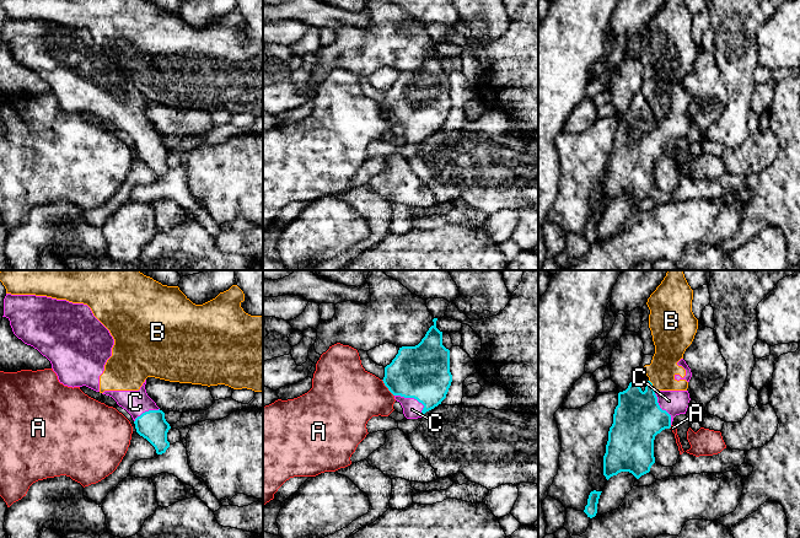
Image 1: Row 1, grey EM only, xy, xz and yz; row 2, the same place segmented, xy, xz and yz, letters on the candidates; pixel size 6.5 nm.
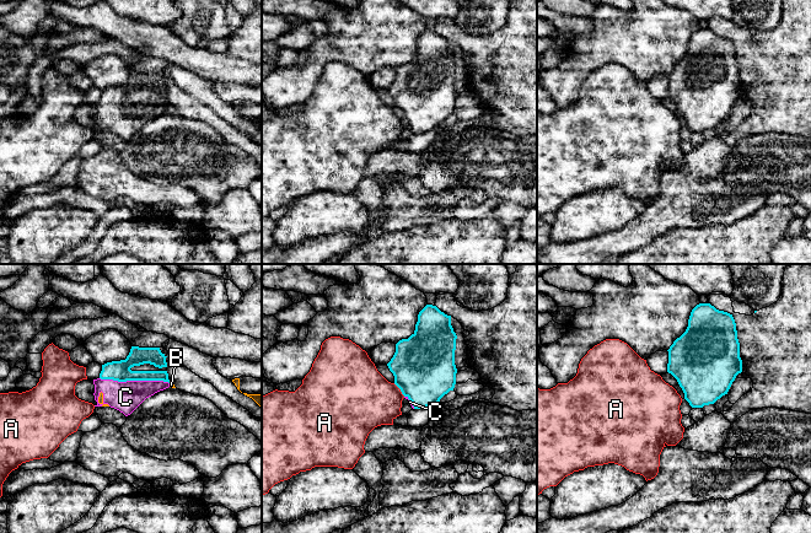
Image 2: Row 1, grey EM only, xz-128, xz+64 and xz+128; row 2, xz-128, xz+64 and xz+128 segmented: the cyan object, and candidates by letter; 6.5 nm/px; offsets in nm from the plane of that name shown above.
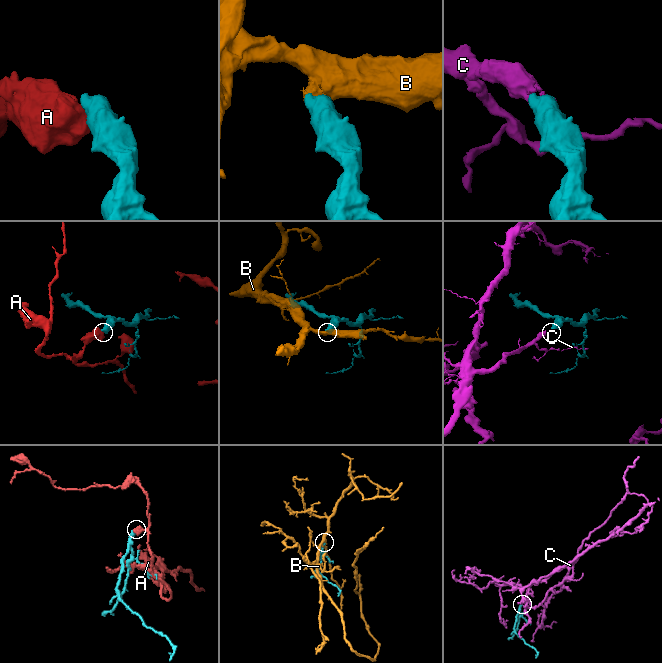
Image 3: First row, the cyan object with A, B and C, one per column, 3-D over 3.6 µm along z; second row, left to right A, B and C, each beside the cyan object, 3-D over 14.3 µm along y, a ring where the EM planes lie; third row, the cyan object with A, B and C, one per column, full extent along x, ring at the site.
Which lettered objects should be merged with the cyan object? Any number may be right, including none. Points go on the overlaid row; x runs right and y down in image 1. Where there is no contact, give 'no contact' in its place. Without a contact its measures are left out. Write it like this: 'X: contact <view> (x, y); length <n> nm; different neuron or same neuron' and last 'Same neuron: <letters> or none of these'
A: contact xz (387, 387); length 140 nm; different neuron
B: contact yz (651, 385); length 80 nm; different neuron
C: contact xz (414, 398); length 220 nm; same neuron
Same neuron: C

